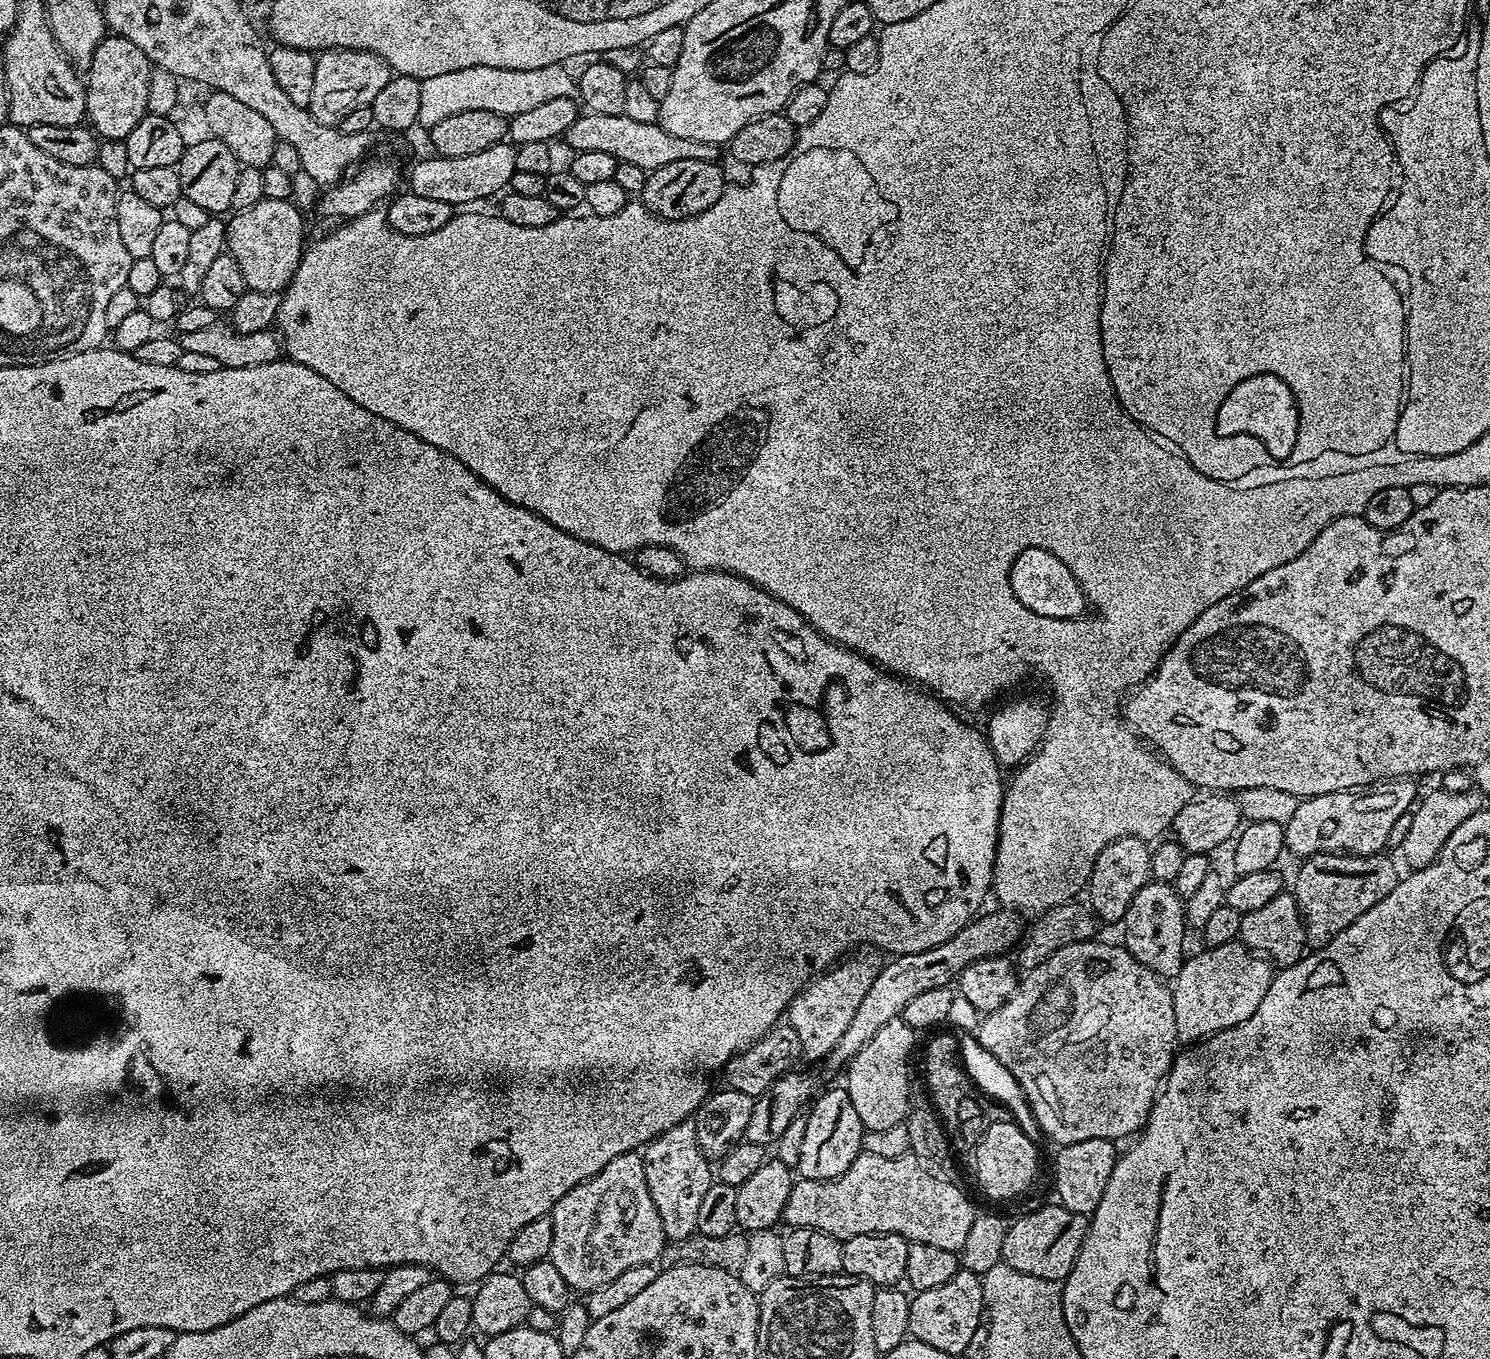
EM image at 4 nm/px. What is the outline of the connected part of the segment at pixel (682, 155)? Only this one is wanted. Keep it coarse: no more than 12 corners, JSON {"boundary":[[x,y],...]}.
{"boundary":[[577,115],[562,140],[646,173],[685,158],[719,161],[718,144],[658,122]]}

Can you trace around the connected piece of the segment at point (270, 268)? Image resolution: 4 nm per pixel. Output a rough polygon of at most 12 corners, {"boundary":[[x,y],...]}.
{"boundary":[[262,199],[227,221],[245,289],[283,293],[305,213]]}

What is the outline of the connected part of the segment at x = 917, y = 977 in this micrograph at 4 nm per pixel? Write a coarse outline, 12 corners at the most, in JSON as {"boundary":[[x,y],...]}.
{"boundary":[[1016,910],[977,915],[954,938],[892,956],[826,1064],[843,1069],[925,990],[1011,953]]}

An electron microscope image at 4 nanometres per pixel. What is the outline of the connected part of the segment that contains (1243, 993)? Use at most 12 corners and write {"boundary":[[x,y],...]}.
{"boundary":[[1239,939],[1189,955],[1171,985],[1180,1040],[1246,1022],[1274,975]]}

